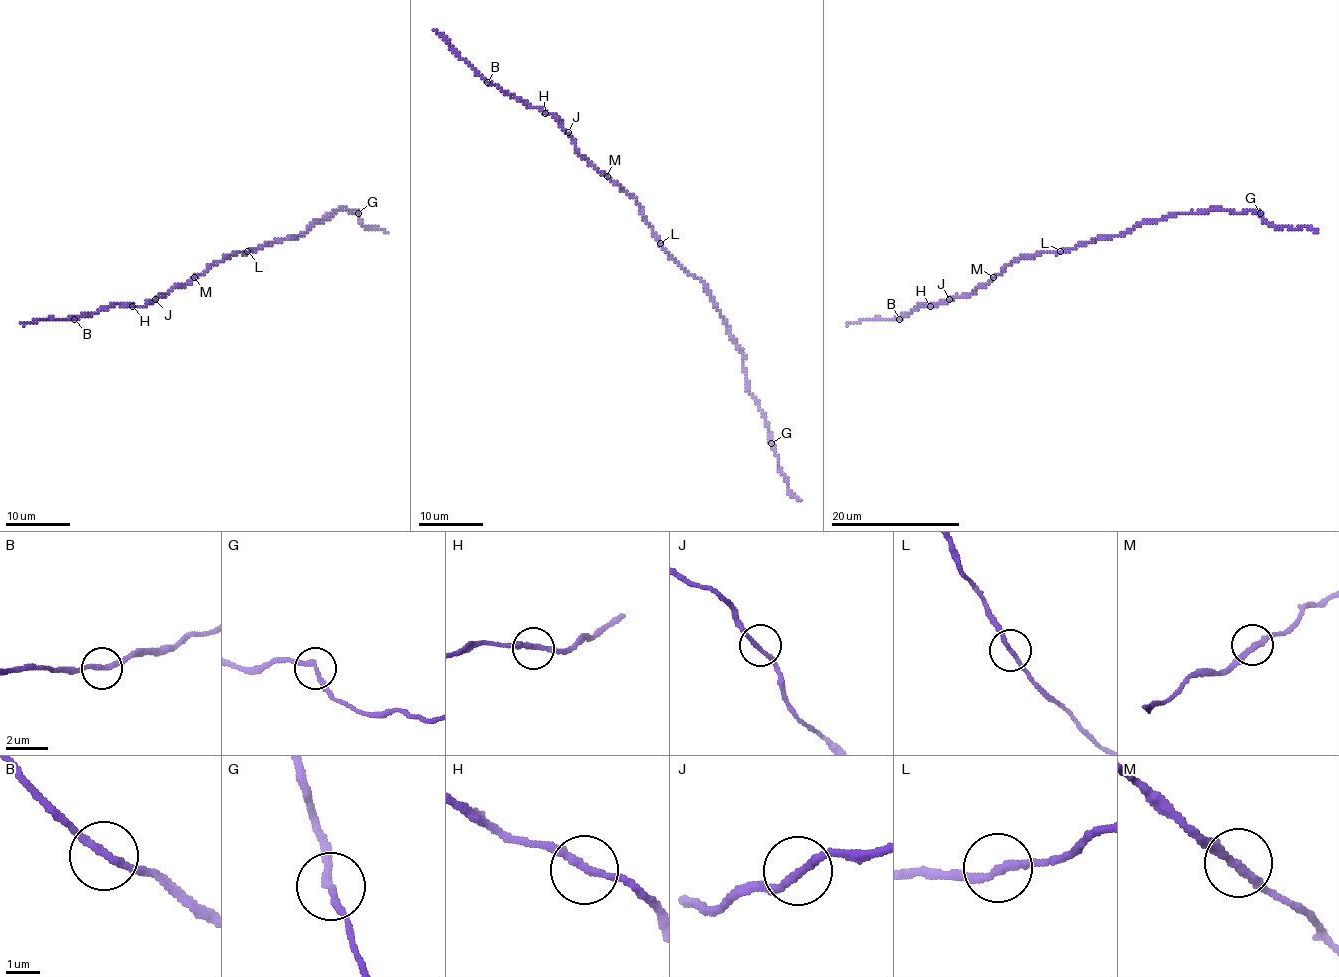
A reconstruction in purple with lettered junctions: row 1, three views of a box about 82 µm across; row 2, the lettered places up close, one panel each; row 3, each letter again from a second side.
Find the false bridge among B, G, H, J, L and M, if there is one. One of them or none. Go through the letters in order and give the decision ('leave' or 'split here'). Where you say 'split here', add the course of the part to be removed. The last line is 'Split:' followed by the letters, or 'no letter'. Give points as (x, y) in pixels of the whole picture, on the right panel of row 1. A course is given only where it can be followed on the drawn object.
B: leave
G: split here | (1260, 212), (1275, 227), (1305, 227), (1316, 232)
H: leave
J: leave
L: leave
M: leave
Split: G

